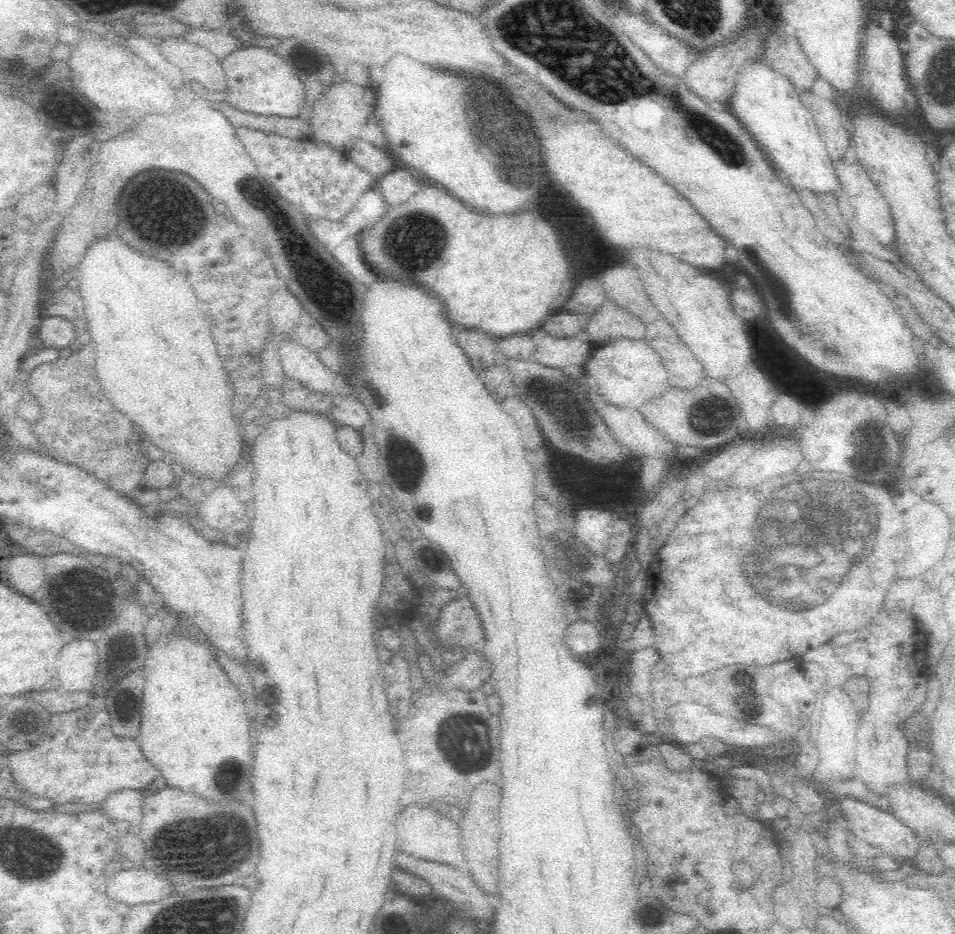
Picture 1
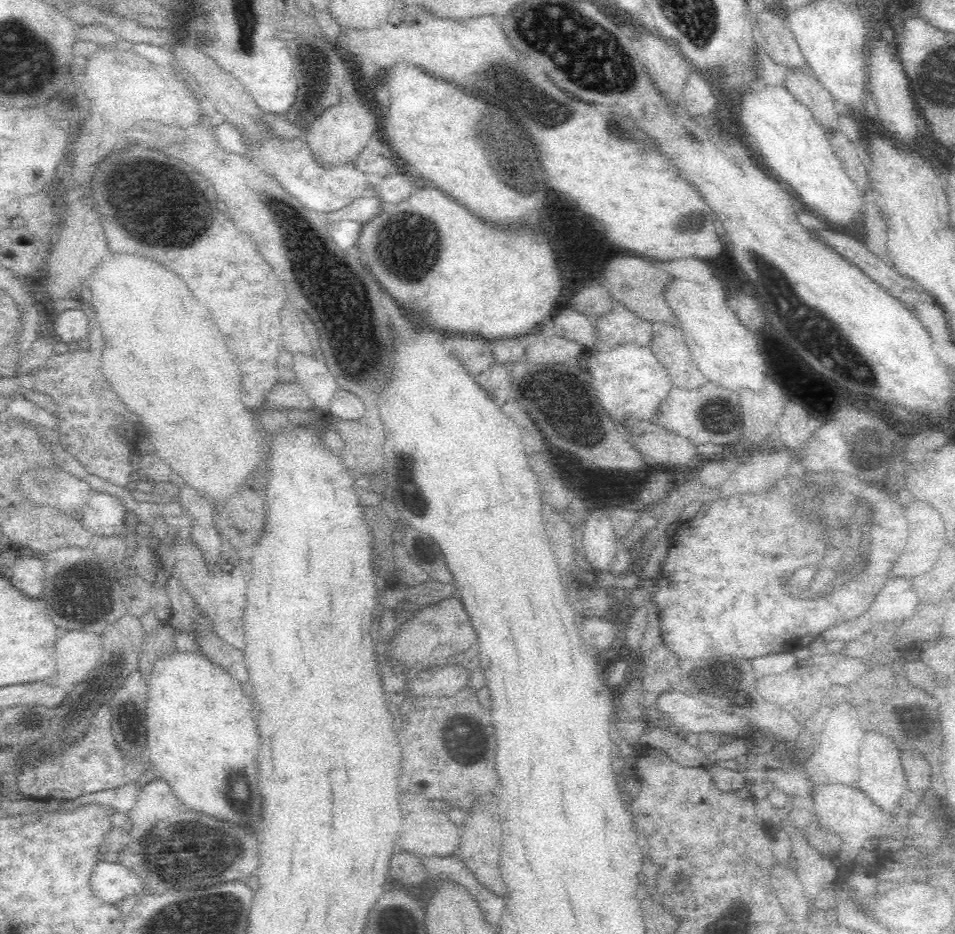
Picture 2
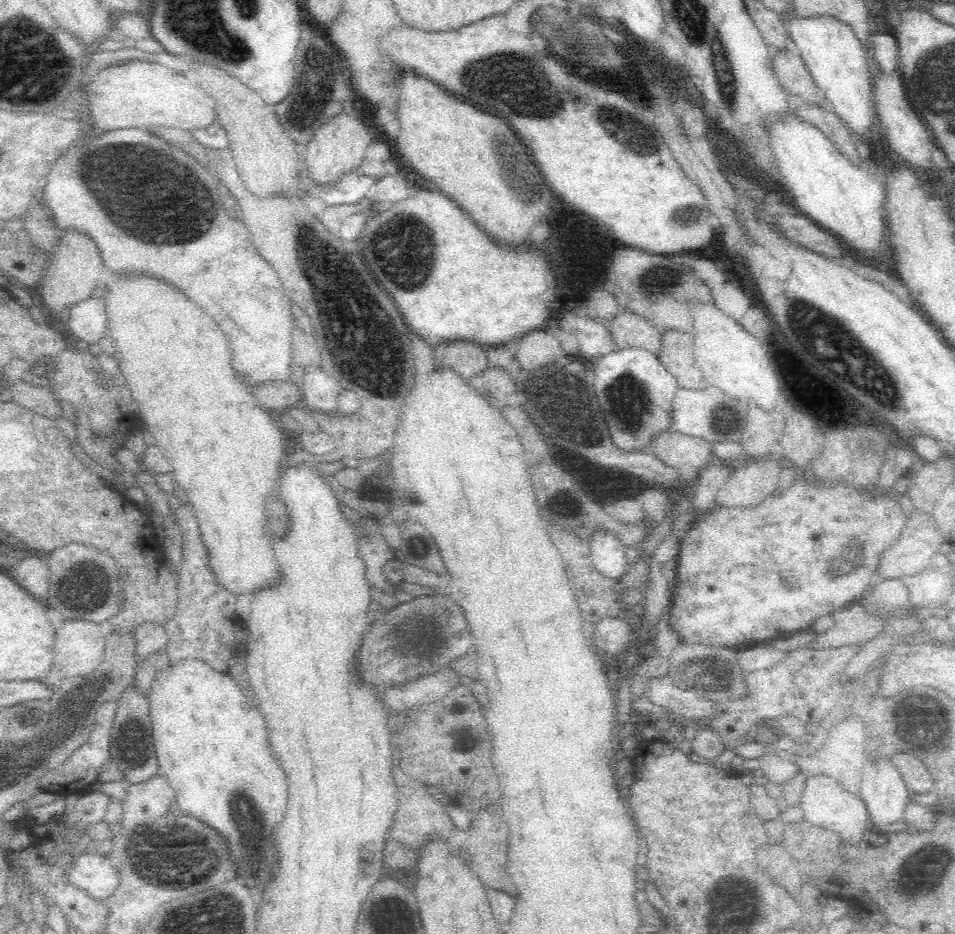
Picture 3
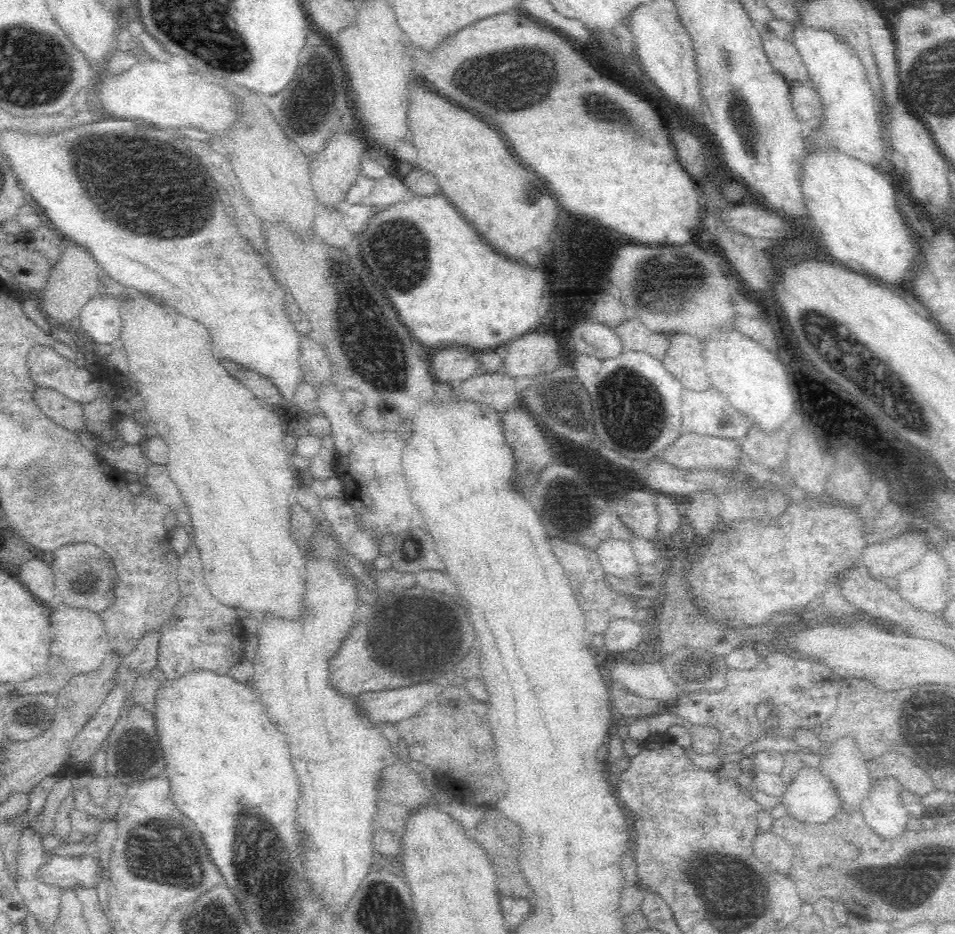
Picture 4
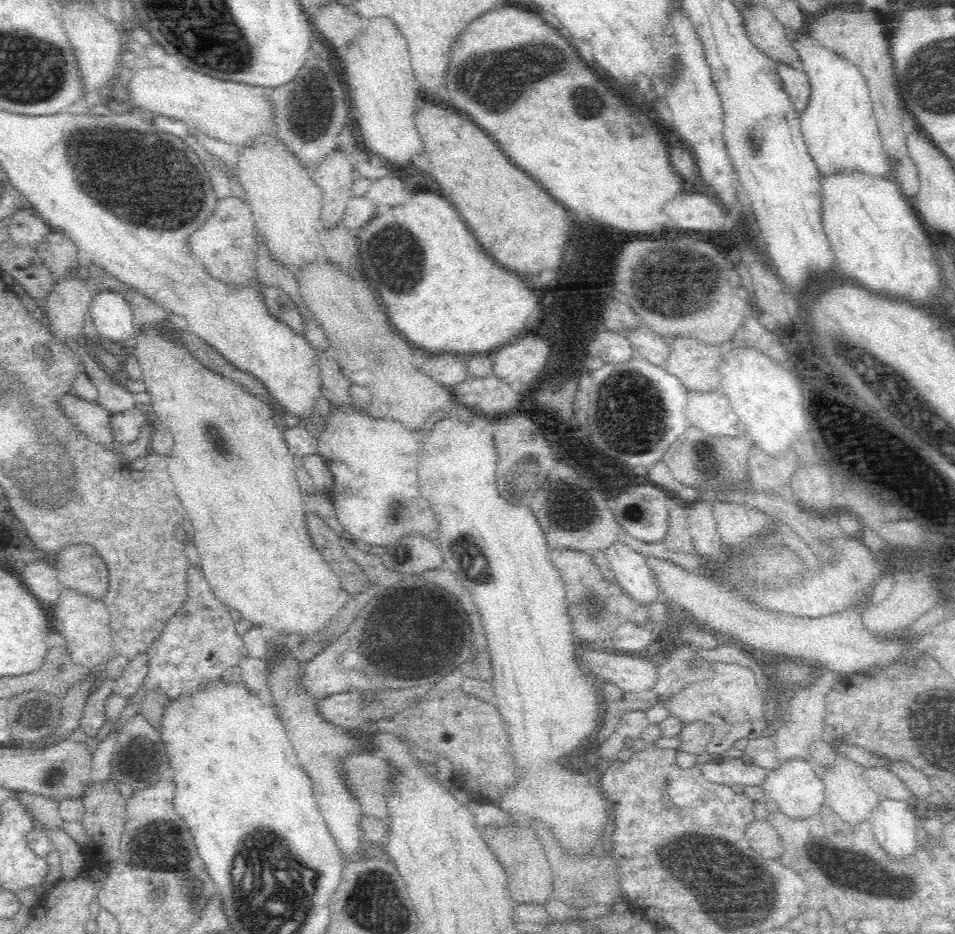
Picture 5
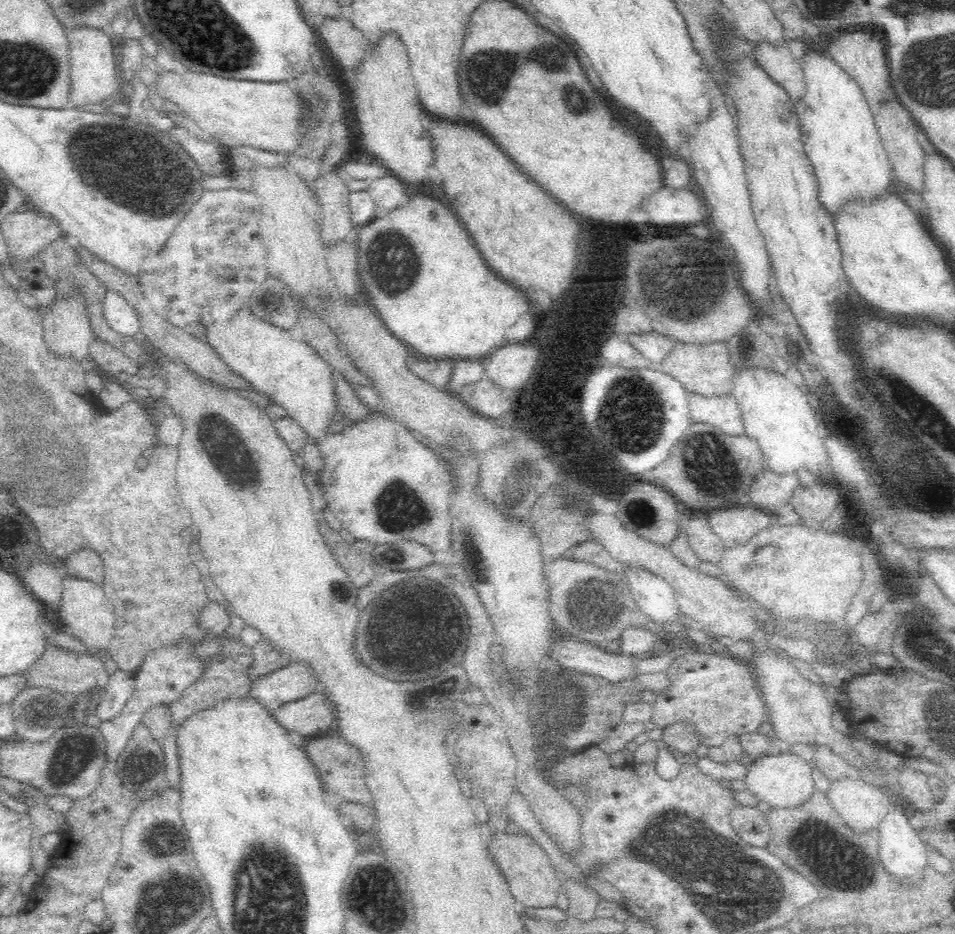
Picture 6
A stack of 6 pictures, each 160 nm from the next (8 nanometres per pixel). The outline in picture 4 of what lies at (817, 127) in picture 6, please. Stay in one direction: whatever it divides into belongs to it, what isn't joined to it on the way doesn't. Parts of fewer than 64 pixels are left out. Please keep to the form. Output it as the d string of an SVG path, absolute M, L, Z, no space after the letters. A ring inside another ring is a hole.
M798 21L793 24L790 41L801 54L801 58L808 68L808 74L810 74L814 86L818 88L818 94L824 100L826 122L836 132L836 136L824 138L824 140L832 142L846 154L852 154L864 162L882 160L888 147L884 127L882 127L882 132L878 128L878 120L882 122L878 98L875 96L872 85L868 82L865 66L860 62L856 49L845 36L836 34L830 27L828 30L818 30L818 28L802 26L802 23Z

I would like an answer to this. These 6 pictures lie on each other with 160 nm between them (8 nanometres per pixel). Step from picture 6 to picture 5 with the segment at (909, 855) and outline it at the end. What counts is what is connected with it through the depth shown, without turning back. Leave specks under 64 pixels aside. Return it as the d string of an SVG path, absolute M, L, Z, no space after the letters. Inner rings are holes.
M880 800L870 814L876 840L896 856L906 856L914 850L914 814L906 802Z

